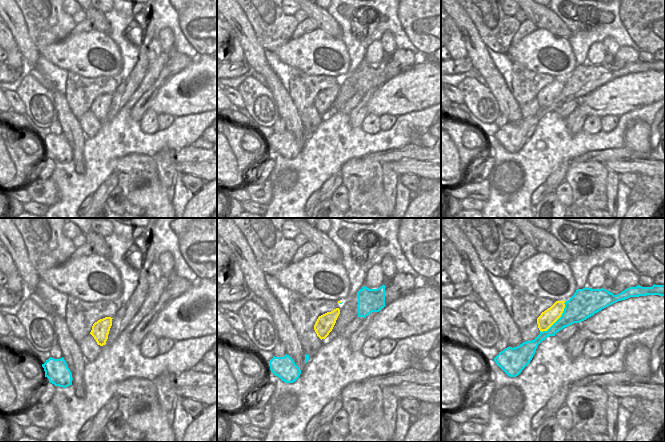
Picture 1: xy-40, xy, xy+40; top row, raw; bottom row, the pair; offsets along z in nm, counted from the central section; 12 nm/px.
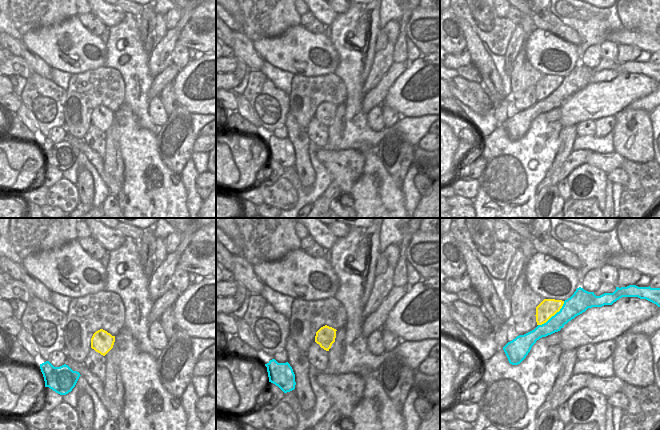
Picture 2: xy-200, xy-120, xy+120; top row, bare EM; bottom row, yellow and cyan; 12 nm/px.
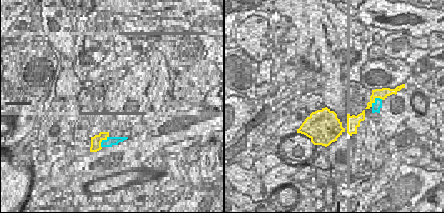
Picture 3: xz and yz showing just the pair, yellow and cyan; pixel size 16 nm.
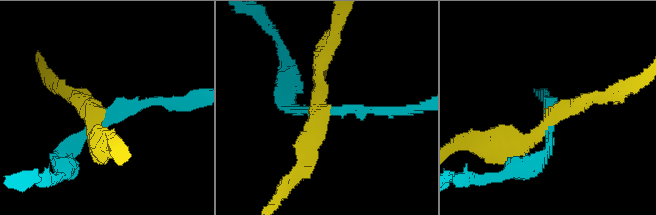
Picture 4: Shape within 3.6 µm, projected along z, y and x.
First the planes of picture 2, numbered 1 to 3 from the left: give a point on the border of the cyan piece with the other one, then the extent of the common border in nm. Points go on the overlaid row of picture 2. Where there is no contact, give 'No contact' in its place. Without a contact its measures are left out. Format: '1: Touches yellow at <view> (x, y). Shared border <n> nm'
1: No contact
2: No contact
3: Touches yellow at xy+120 (553, 315). Shared border 440 nm

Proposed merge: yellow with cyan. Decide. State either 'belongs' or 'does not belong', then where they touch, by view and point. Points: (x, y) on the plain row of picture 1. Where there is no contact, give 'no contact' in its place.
does not belong | xy+40 (557, 95)

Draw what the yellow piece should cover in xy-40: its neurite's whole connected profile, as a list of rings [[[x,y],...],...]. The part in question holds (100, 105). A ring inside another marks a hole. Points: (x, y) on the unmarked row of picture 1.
[[[105,93],[95,98],[92,102],[90,110],[94,113],[97,120],[100,122],[106,120],[108,110],[112,102],[112,95],[113,94],[111,93]]]

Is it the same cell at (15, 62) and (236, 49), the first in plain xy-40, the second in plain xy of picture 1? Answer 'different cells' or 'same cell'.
same cell

